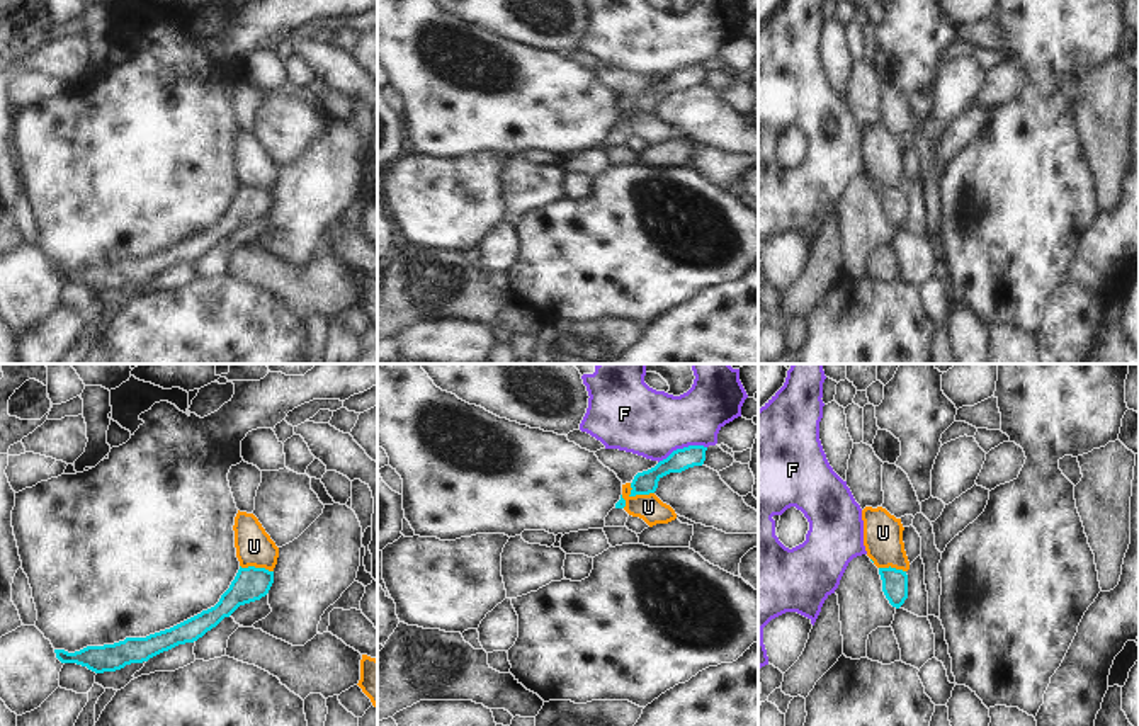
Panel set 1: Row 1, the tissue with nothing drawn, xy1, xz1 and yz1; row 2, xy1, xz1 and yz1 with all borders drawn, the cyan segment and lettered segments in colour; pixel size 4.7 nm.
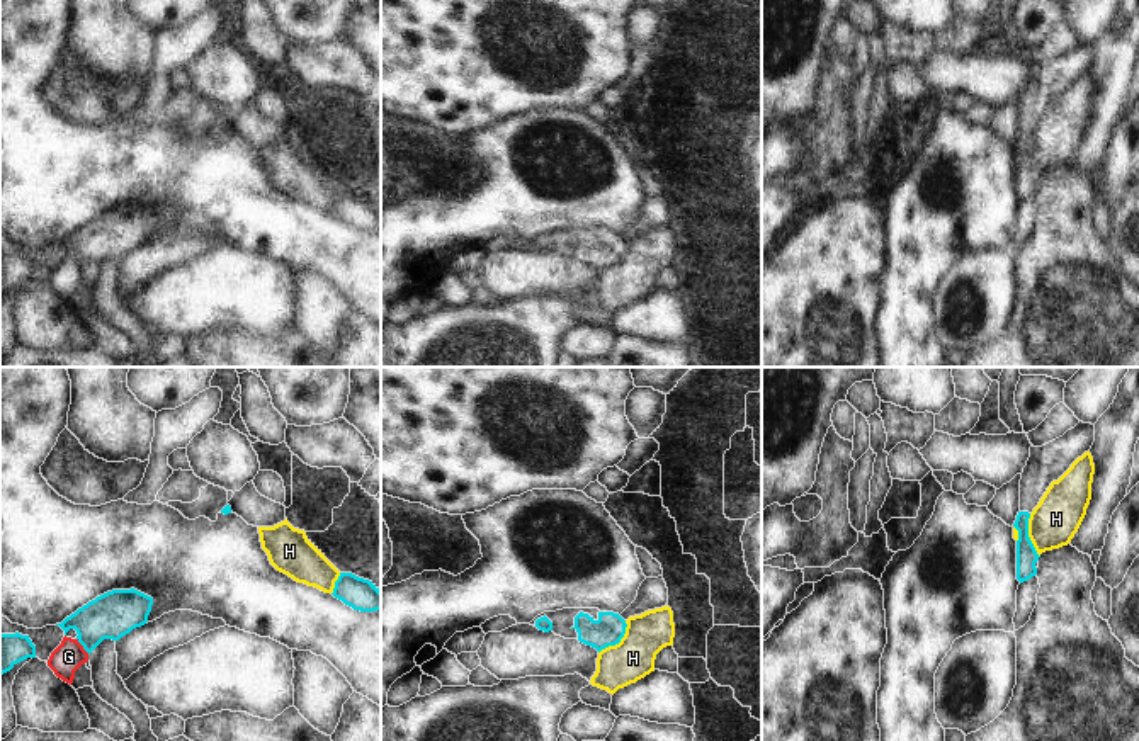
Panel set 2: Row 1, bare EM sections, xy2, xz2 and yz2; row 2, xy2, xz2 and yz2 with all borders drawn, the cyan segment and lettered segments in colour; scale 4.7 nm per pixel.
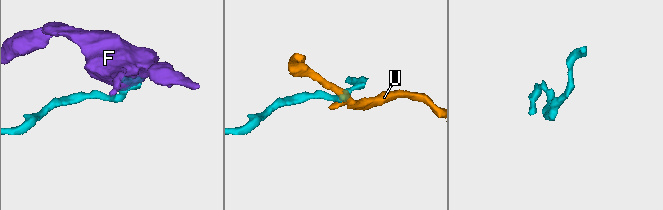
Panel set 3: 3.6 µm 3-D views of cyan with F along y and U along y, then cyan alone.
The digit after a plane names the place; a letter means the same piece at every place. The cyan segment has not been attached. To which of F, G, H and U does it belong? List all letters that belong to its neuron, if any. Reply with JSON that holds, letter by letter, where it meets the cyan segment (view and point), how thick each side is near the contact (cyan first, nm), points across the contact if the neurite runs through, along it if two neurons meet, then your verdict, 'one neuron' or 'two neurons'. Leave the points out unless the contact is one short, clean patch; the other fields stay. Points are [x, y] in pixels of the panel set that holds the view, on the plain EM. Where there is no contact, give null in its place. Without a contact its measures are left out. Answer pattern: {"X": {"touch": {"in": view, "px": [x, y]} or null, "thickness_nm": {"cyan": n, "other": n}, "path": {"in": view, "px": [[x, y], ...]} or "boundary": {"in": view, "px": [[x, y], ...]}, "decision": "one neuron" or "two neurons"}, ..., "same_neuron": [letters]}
{"F": {"touch": {"in": "xz1", "px": [684, 67]}, "thickness_nm": {"cyan": 110, "other": 320}, "decision": "two neurons"}, "G": {"touch": {"in": "xy2", "px": [82, 264]}, "thickness_nm": {"cyan": 220, "other": 150}, "boundary": {"in": "xy2", "px": [[77, 257], [89, 272]]}, "decision": "two neurons"}, "H": {"touch": {"in": "xz2", "px": [619, 260]}, "thickness_nm": {"cyan": 150, "other": 200}, "decision": "two neurons"}, "U": {"touch": {"in": "xz1", "px": [638, 113]}, "thickness_nm": {"cyan": 110, "other": 130}, "boundary": {"in": "xz1", "px": [[629, 102], [633, 114], [653, 113]]}, "decision": "two neurons"}, "same_neuron": []}

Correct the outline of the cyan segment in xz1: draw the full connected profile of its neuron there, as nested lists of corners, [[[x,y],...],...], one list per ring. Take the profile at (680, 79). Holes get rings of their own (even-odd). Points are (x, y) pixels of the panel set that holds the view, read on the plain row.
[[[688,65],[673,70],[666,78],[660,80],[654,87],[638,92],[631,102],[631,114],[649,114],[658,107],[658,100],[670,92],[682,92],[694,85],[702,85],[706,80],[704,65]]]

